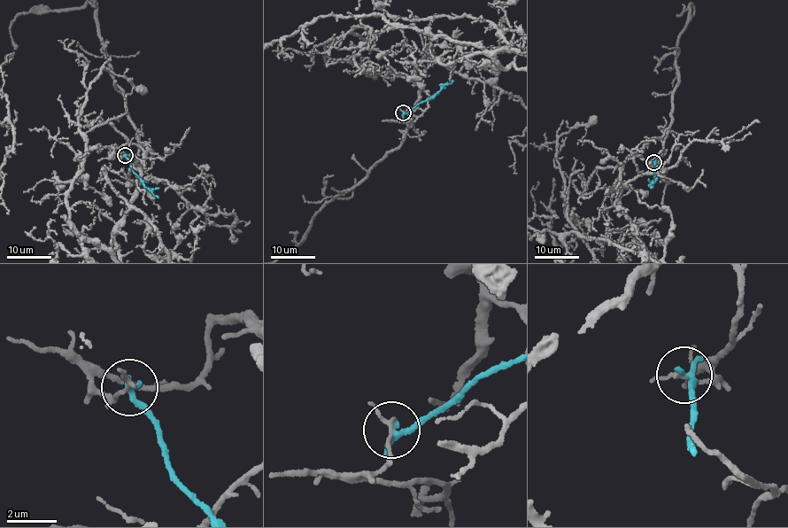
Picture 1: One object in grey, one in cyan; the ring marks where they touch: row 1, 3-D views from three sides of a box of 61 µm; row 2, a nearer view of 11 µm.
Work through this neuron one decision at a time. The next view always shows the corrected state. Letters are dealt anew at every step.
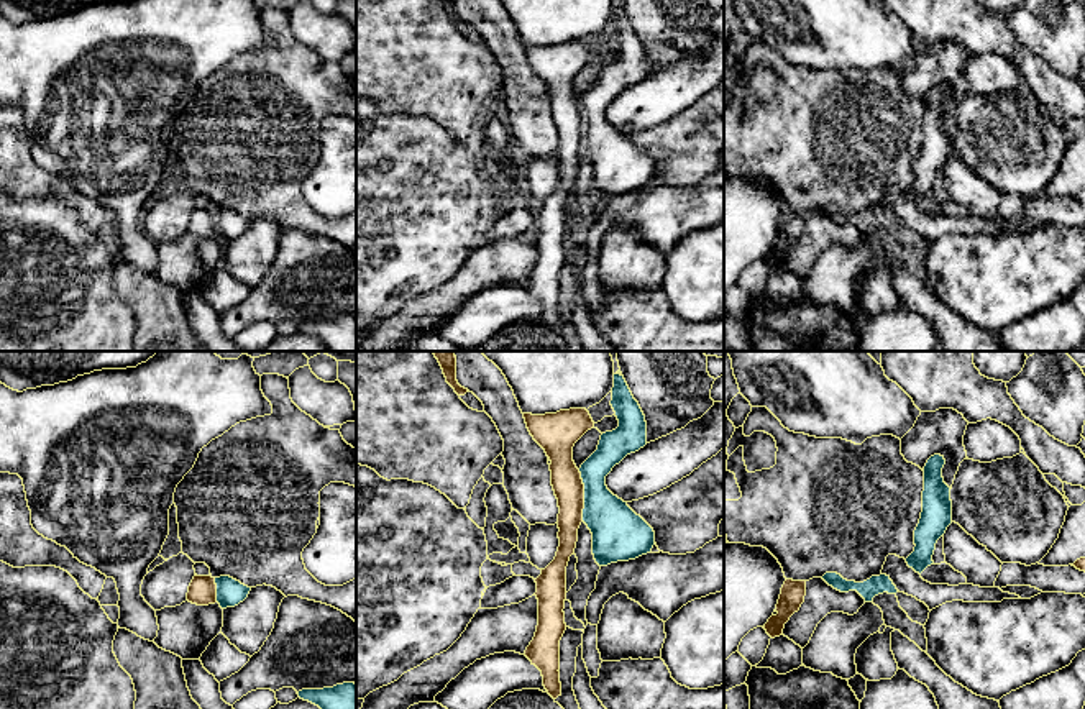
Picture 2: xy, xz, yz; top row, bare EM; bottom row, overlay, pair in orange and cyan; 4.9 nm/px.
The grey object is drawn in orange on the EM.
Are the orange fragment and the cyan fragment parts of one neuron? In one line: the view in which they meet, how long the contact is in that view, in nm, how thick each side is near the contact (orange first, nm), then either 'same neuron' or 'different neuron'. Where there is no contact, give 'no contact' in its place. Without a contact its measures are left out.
meets orange in xz; contact 260 nm long; 150 nm thick on the orange side, 260 nm on the other; different neuron

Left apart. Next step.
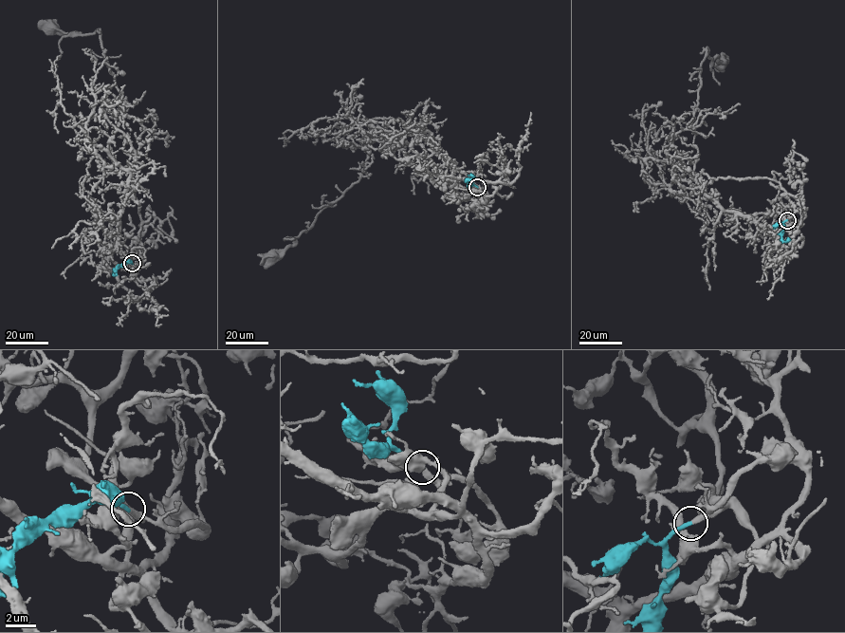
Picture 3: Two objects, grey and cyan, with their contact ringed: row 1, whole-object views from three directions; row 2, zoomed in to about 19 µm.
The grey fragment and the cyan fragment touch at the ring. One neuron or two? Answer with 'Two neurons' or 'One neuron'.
One neuron

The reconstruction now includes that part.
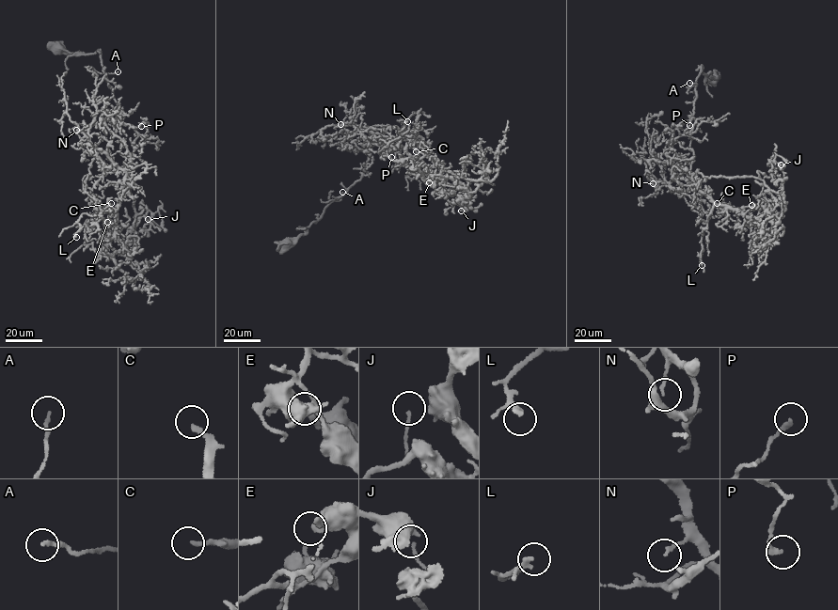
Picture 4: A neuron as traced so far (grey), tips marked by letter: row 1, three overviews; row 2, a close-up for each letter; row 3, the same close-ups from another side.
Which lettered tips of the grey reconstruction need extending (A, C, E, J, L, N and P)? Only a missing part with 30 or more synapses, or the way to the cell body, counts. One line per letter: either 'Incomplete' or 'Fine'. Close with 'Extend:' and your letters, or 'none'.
A: Fine
C: Incomplete
E: Fine
J: Fine
L: Fine
N: Fine
P: Fine
Extend: C

